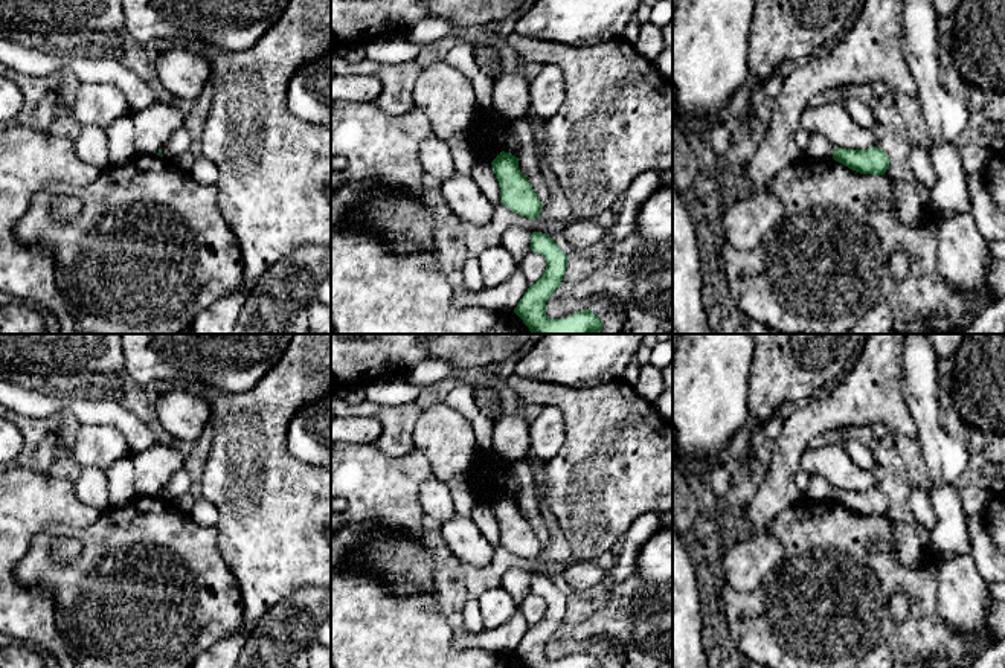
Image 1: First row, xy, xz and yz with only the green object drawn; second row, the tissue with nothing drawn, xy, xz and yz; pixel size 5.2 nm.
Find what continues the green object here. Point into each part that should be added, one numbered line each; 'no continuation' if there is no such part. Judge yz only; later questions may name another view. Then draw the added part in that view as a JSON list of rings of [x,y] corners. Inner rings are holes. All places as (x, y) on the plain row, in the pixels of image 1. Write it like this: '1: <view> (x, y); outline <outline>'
no continuation

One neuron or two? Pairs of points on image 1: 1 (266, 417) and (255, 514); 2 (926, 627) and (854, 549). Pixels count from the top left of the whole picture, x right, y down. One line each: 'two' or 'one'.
1: one
2: one

